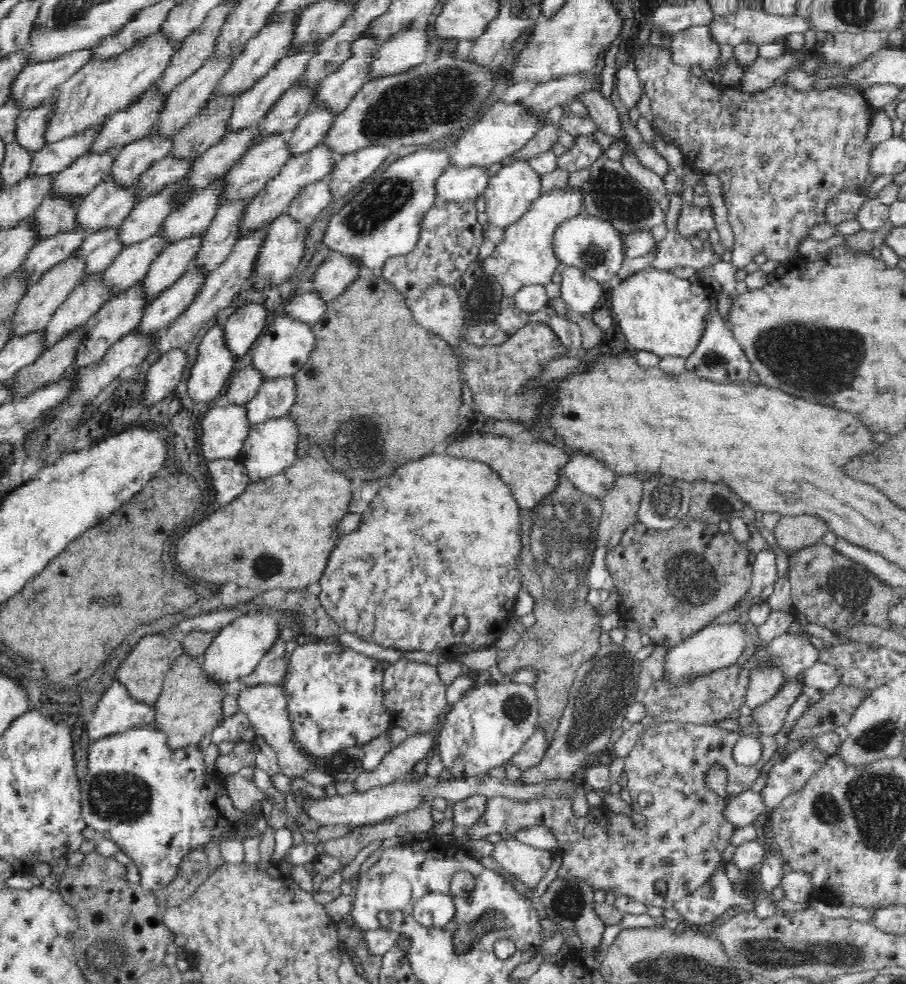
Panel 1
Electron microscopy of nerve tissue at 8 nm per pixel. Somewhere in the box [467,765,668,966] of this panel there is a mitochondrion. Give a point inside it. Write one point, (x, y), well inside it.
(567, 903)

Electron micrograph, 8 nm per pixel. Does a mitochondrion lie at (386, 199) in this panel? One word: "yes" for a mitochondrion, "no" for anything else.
yes

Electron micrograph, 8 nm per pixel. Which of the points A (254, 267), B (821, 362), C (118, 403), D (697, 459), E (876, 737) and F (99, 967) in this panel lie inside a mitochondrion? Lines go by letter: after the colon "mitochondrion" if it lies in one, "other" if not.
A: other
B: mitochondrion
C: other
D: other
E: mitochondrion
F: mitochondrion

